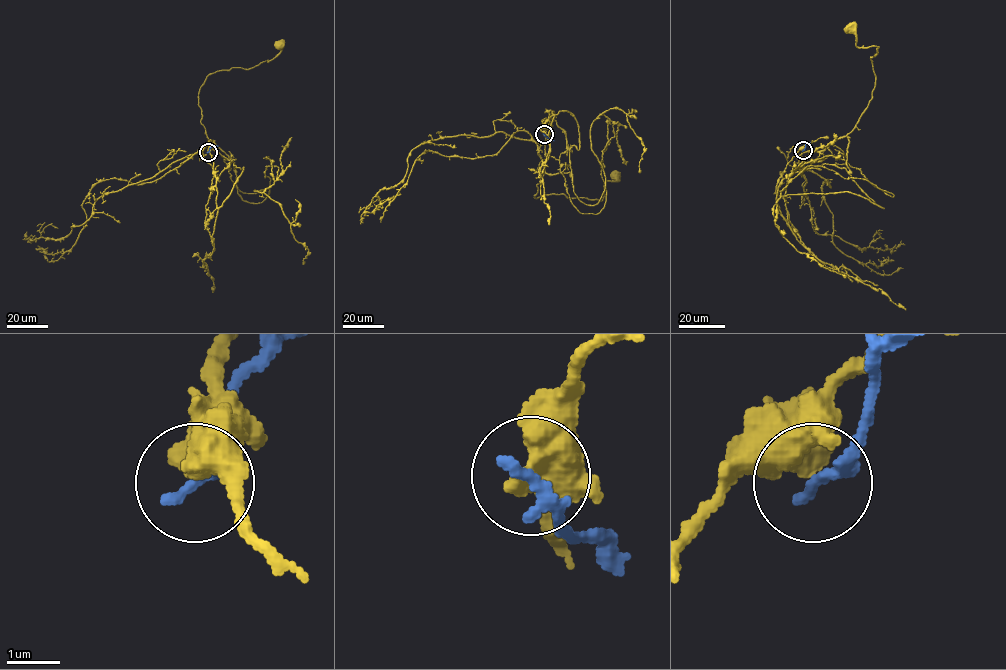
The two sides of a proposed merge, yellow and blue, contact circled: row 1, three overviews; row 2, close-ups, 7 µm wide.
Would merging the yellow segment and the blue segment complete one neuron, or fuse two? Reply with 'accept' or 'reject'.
reject

